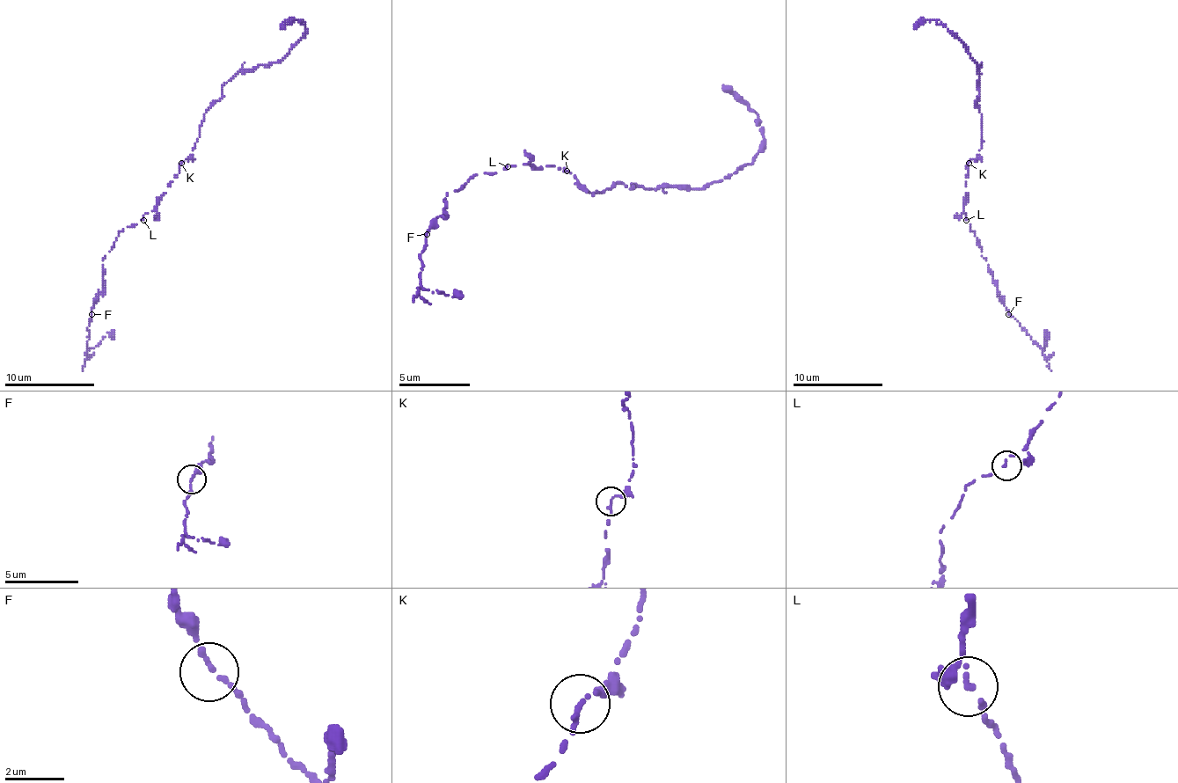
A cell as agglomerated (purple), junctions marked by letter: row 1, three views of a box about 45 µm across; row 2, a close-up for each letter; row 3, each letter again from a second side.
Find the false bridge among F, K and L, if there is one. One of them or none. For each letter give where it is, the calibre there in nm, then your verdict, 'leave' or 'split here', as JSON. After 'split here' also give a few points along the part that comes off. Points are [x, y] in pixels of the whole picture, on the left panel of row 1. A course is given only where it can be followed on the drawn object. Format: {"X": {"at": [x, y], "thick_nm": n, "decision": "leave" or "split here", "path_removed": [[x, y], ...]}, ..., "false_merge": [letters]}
{"F": {"at": [91, 314], "thick_nm": 160, "decision": "leave"}, "K": {"at": [181, 163], "thick_nm": 160, "decision": "leave"}, "L": {"at": [143, 220], "thick_nm": 140, "decision": "leave"}, "false_merge": []}

